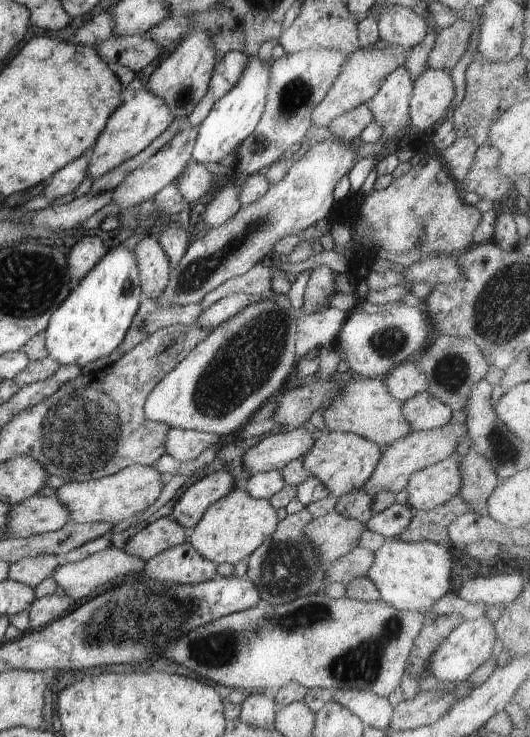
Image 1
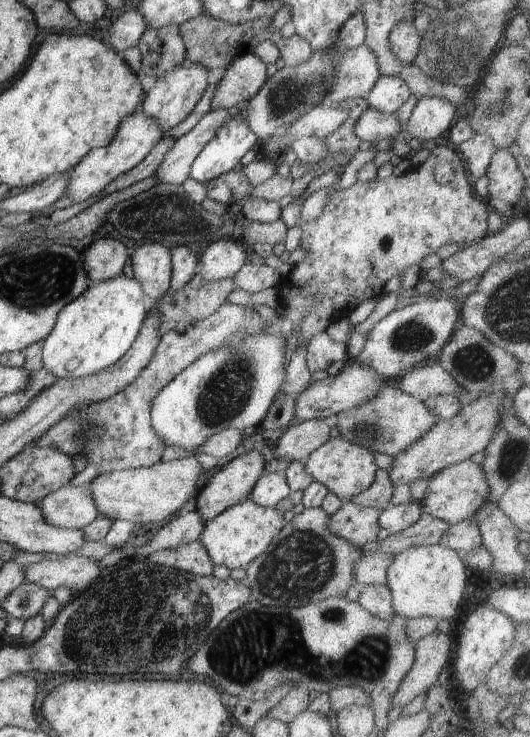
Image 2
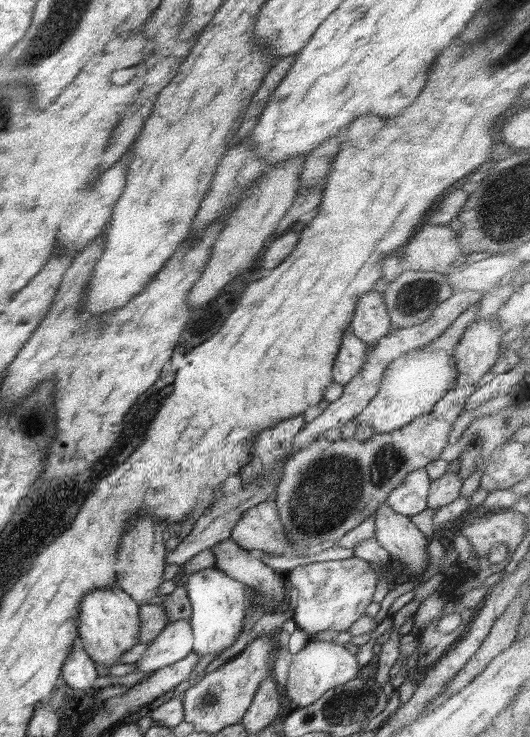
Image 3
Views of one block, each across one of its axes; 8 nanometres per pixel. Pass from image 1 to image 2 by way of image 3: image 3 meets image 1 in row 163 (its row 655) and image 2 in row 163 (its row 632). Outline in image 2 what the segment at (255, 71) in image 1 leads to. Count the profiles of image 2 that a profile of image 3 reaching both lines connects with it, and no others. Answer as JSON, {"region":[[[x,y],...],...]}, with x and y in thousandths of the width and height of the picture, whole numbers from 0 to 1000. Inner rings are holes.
{"region":[[[453,152],[434,166],[426,166],[419,176],[411,176],[411,185],[404,185],[385,198],[366,217],[355,242],[377,250],[392,250],[408,240],[438,233],[455,224],[468,205],[483,204],[489,193],[460,166],[460,155]]]}

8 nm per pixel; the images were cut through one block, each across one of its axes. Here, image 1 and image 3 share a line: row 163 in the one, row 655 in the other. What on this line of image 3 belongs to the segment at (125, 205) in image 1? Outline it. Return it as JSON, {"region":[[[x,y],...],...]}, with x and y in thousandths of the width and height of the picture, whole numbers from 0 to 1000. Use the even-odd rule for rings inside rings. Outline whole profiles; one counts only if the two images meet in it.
{"region":[[[357,841],[323,844],[281,874],[266,896],[251,901],[253,912],[302,909],[353,893],[364,885],[364,856]]]}

